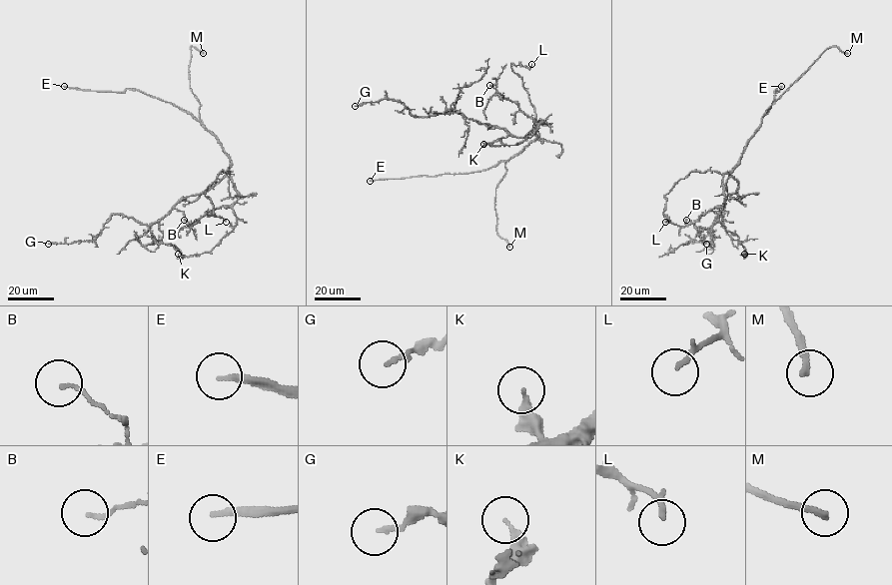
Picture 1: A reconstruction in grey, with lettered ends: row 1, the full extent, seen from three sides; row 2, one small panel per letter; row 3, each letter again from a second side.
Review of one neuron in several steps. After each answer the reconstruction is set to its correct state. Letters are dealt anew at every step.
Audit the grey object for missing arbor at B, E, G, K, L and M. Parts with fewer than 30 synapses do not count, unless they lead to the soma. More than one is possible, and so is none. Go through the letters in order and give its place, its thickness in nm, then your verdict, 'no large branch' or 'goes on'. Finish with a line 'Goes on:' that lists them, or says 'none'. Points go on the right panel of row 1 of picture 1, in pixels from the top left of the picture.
B: at (686, 220); 120 nm thick; no large branch
E: at (781, 86); 200 nm thick; goes on
G: at (706, 244); 140 nm thick; no large branch
K: at (744, 254); 200 nm thick; no large branch
L: at (665, 222); 160 nm thick; no large branch
M: at (847, 53); 220 nm thick; goes on
Goes on: E, M

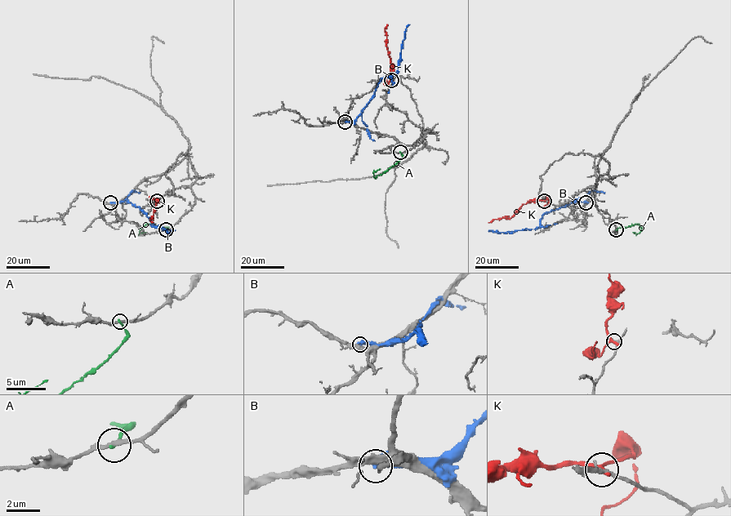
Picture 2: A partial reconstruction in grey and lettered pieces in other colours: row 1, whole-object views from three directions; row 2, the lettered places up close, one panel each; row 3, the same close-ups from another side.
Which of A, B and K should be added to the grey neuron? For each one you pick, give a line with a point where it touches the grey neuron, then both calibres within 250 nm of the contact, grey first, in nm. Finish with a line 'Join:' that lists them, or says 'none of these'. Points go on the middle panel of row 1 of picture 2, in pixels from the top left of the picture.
Join: none of these

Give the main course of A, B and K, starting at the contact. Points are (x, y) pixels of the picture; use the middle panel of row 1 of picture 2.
A: (400, 152), (402, 157), (374, 177), (374, 173), (381, 168)
B: (345, 122), (353, 122), (375, 91), (379, 80), (393, 74), (397, 69), (404, 31), (408, 24)
K: (392, 80), (390, 58), (384, 28), (387, 24)

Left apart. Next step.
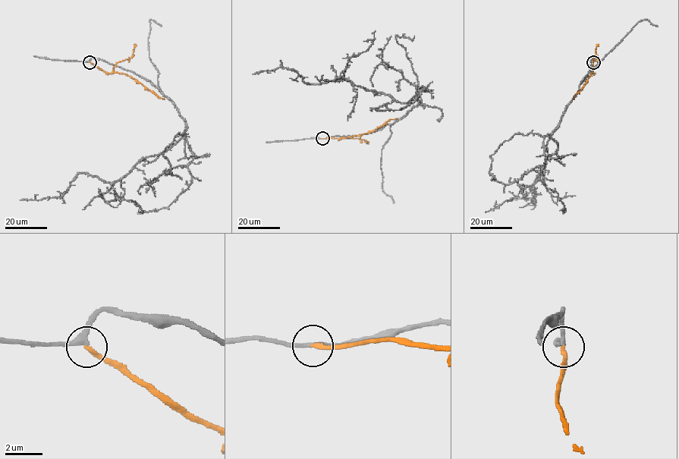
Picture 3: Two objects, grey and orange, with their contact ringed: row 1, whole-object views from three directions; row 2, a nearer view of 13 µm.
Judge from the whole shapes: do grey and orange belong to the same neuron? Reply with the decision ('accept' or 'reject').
accept

